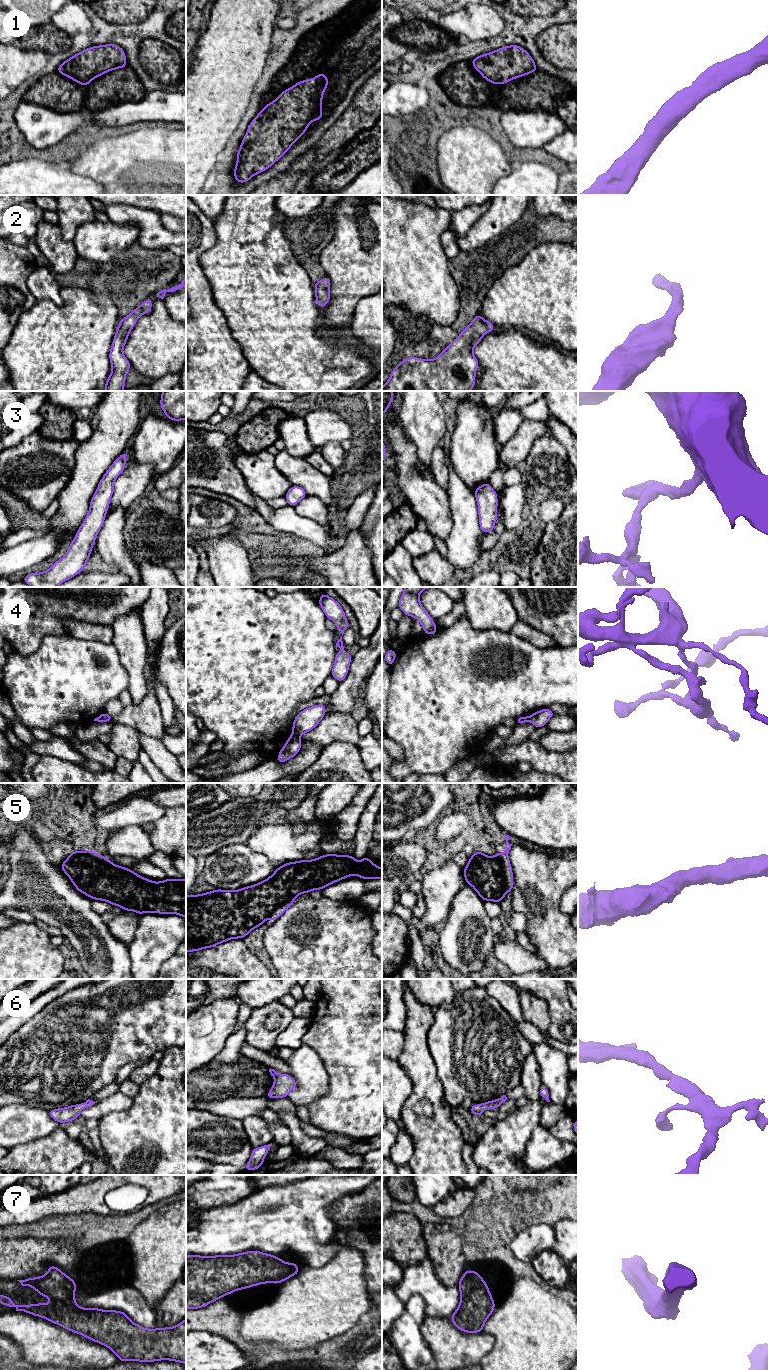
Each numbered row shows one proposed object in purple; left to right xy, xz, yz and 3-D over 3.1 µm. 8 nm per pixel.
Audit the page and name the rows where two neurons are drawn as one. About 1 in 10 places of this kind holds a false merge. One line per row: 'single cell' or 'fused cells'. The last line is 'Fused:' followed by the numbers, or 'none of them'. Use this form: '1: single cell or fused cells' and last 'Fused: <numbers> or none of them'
1: single cell
2: single cell
3: single cell
4: fused cells
5: single cell
6: single cell
7: single cell
Fused: 4

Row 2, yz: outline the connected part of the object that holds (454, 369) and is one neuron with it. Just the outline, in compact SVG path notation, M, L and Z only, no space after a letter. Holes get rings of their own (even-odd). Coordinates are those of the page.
M477 314L458 337L434 359L407 357L390 373L382 391L470 391L474 390L478 360L473 348L482 337L495 330L494 325Z

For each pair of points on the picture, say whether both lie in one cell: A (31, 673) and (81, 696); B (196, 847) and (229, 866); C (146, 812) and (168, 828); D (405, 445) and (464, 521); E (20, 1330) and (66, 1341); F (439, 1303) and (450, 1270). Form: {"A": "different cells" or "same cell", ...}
{"A": "same cell", "B": "different cells", "C": "different cells", "D": "different cells", "E": "same cell", "F": "different cells"}

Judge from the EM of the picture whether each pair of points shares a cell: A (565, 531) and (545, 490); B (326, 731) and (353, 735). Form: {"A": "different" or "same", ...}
{"A": "different", "B": "same"}

